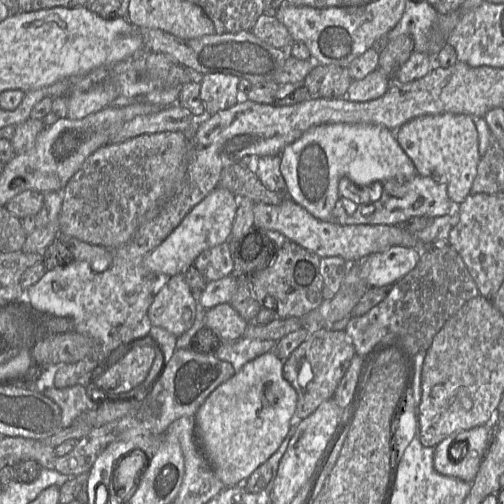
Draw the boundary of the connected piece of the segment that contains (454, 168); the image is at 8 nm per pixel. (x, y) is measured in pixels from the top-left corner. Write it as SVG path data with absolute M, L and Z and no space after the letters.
M454 113L421 116L403 124L394 135L400 147L412 160L419 176L445 184L451 202L456 205L467 198L481 157L474 118Z

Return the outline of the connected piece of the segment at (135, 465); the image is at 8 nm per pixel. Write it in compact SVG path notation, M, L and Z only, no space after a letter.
M140 450L130 452L118 462L111 482L117 498L133 494L146 465L147 457Z

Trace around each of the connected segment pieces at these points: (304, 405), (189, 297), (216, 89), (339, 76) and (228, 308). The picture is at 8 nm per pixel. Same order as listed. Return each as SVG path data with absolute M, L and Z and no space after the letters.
M308 330L309 337L284 361L283 375L297 393L295 416L303 420L325 401L332 399L336 388L356 355L345 331Z
M183 273L170 276L167 279L160 277L160 288L153 296L147 311L147 318L152 325L161 327L176 337L179 337L194 323L197 313L197 299L193 295Z
M222 73L206 74L201 77L200 98L206 109L206 116L226 110L239 102L239 77Z
M316 65L305 77L303 84L311 98L345 98L352 83L348 68L340 65Z
M223 303L206 310L204 324L212 329L221 341L234 341L243 336L248 322L230 303Z

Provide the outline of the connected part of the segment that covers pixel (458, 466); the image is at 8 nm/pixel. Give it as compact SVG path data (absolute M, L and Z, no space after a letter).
M489 425L453 433L434 447L434 468L445 476L471 483L492 440Z

